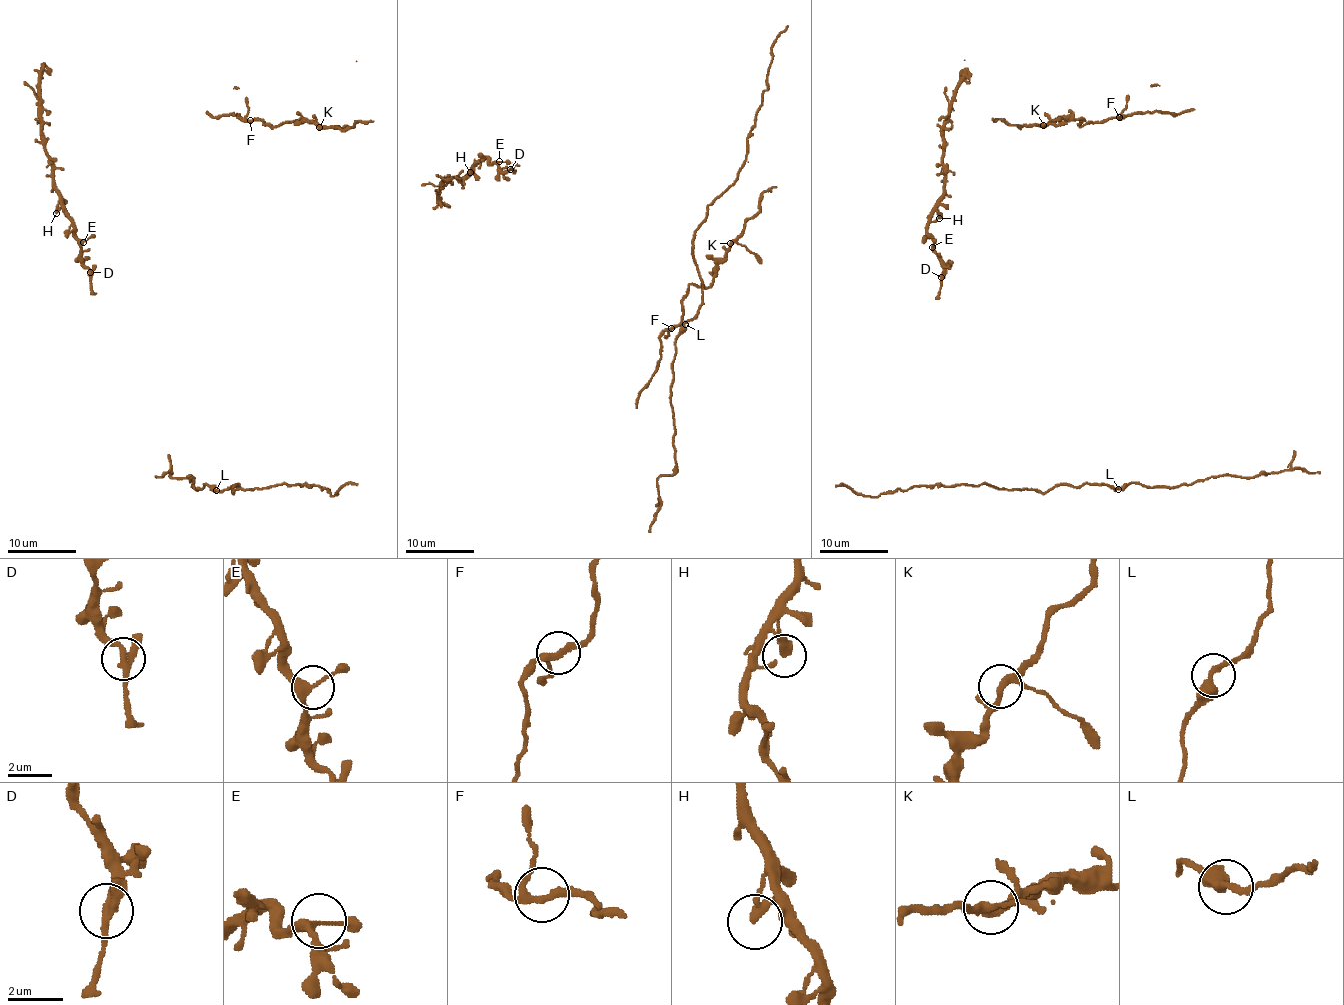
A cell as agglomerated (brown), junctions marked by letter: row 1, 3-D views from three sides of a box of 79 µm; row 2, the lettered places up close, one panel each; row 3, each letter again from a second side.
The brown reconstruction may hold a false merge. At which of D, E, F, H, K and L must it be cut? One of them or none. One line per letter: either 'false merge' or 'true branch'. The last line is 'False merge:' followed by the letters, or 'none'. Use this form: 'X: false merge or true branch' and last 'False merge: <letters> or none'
D: true branch
E: true branch
F: true branch
H: true branch
K: true branch
L: true branch
False merge: none

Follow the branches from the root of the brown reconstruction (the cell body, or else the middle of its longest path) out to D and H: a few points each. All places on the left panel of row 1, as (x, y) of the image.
D: (78, 238), (82, 261), (89, 273)
H: (78, 238), (66, 209), (62, 206), (56, 213)

